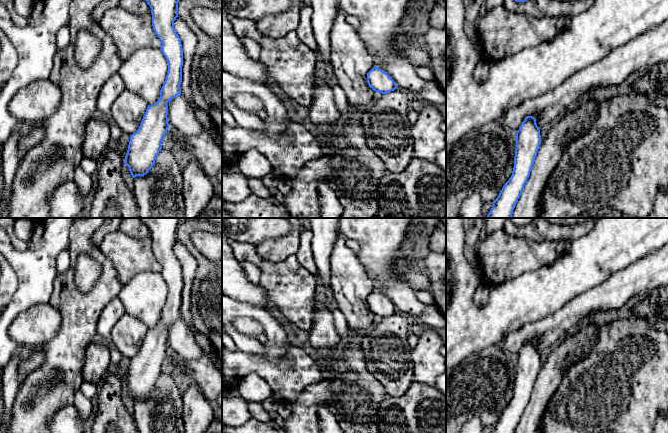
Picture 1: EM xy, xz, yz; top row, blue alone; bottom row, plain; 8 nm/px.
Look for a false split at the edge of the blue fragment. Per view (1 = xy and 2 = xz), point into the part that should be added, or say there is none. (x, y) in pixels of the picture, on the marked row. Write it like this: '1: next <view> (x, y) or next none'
1: next none
2: next none

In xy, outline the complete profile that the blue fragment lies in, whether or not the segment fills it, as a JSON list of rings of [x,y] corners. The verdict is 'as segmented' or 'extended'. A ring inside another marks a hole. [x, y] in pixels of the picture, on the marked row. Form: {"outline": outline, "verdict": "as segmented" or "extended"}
{"outline": [[[179,0],[145,1],[151,8],[153,30],[162,43],[160,50],[168,62],[168,72],[159,100],[148,105],[138,130],[130,135],[125,164],[133,178],[146,175],[155,164],[169,128],[167,103],[181,95],[182,82],[183,49],[174,29]]], "verdict": "as segmented"}

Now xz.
{"outline": [[[373,67],[367,74],[367,82],[370,88],[376,92],[386,94],[397,89],[397,85],[390,75],[384,70]]], "verdict": "as segmented"}

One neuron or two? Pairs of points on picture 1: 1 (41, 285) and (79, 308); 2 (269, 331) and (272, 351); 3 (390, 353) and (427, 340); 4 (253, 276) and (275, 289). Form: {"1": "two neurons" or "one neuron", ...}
{"1": "two neurons", "2": "one neuron", "3": "two neurons", "4": "two neurons"}

